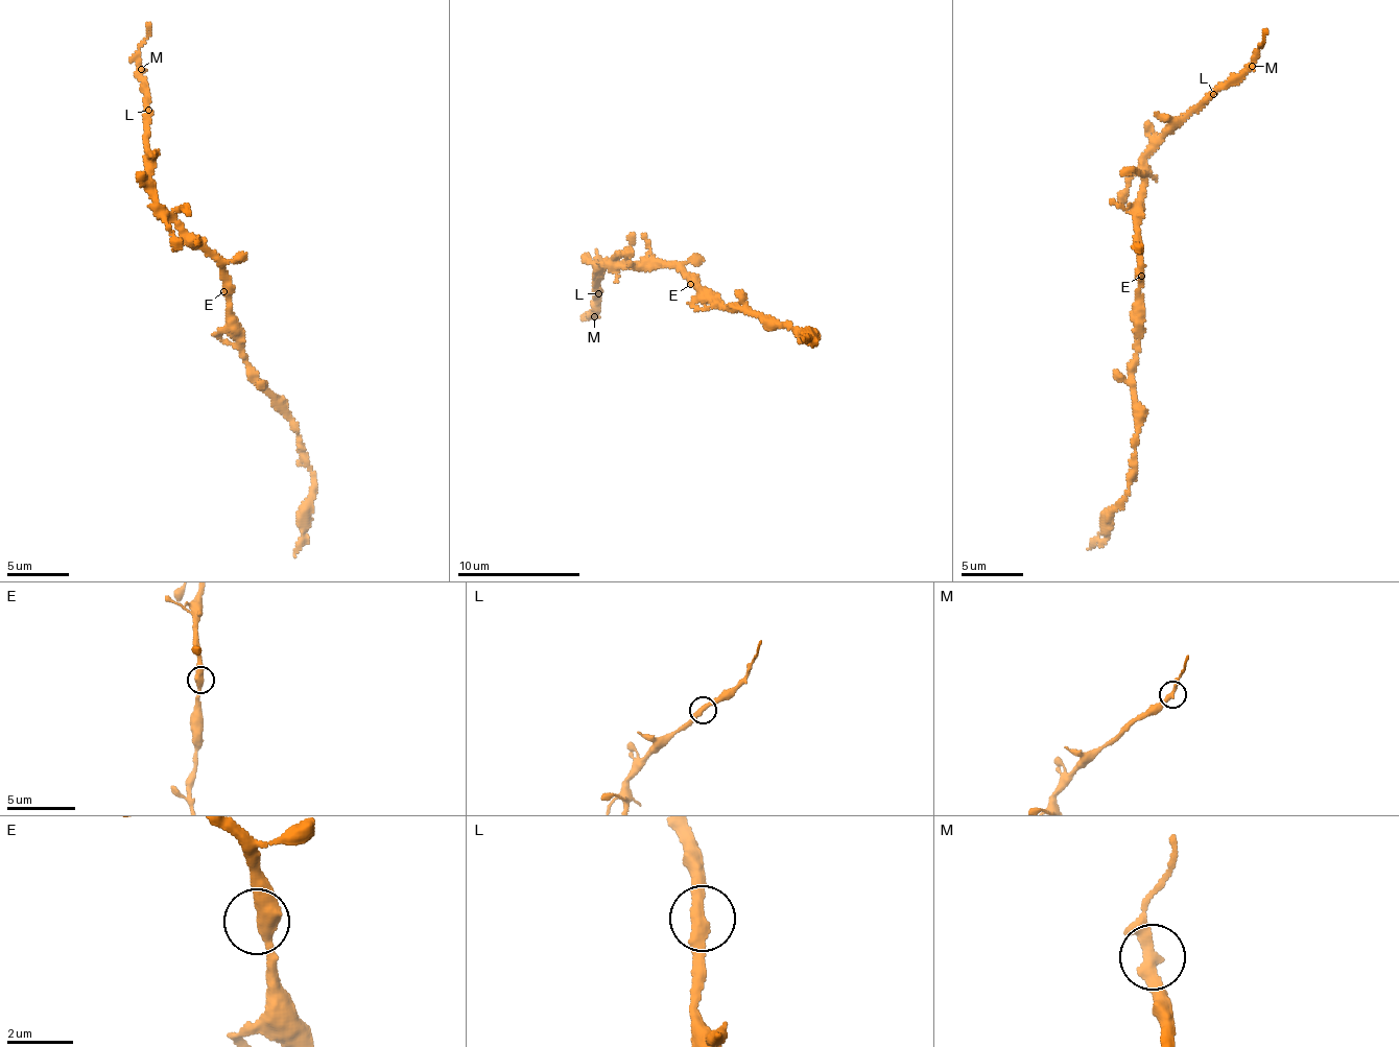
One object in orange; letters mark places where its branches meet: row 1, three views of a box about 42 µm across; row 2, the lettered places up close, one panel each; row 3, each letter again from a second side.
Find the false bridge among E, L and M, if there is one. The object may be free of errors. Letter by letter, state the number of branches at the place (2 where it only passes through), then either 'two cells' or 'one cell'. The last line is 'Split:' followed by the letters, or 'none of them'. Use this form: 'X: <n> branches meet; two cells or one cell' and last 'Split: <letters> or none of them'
E: 2 branches meet; one cell
L: 2 branches meet; one cell
M: 2 branches meet; two cells
Split: M

